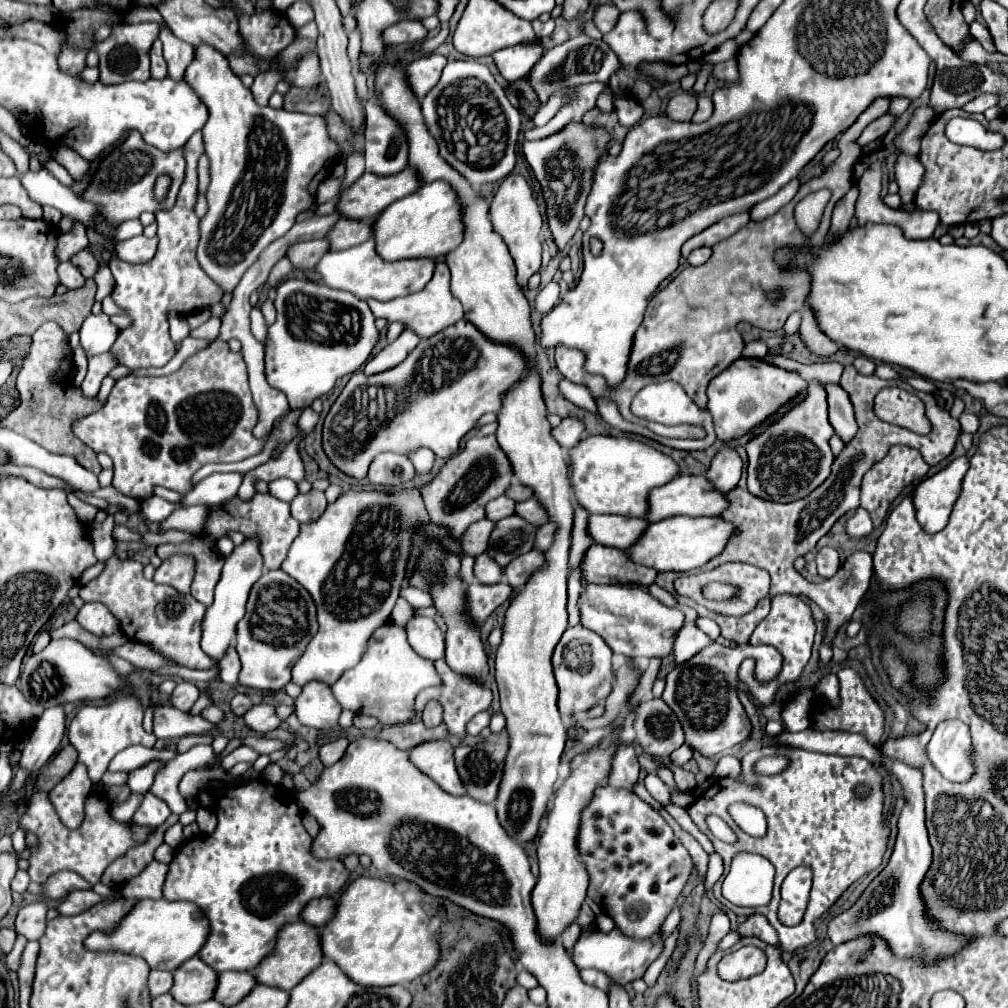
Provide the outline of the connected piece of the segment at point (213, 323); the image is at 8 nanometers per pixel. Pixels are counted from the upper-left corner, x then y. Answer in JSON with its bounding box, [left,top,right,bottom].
[190,318,220,342]

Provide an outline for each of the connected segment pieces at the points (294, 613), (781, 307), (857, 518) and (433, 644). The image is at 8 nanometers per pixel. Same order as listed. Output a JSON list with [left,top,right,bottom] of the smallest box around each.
[[236,570,318,692],[556,98,890,420],[846,507,872,536],[406,618,444,660]]

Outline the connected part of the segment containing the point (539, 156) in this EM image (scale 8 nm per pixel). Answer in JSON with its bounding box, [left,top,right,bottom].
[522,122,610,252]

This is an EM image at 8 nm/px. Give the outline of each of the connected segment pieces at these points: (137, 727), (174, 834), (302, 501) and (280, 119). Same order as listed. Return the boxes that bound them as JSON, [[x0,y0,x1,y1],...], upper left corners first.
[[68,692,156,784],[166,824,184,846],[292,490,326,522],[184,44,340,292]]

